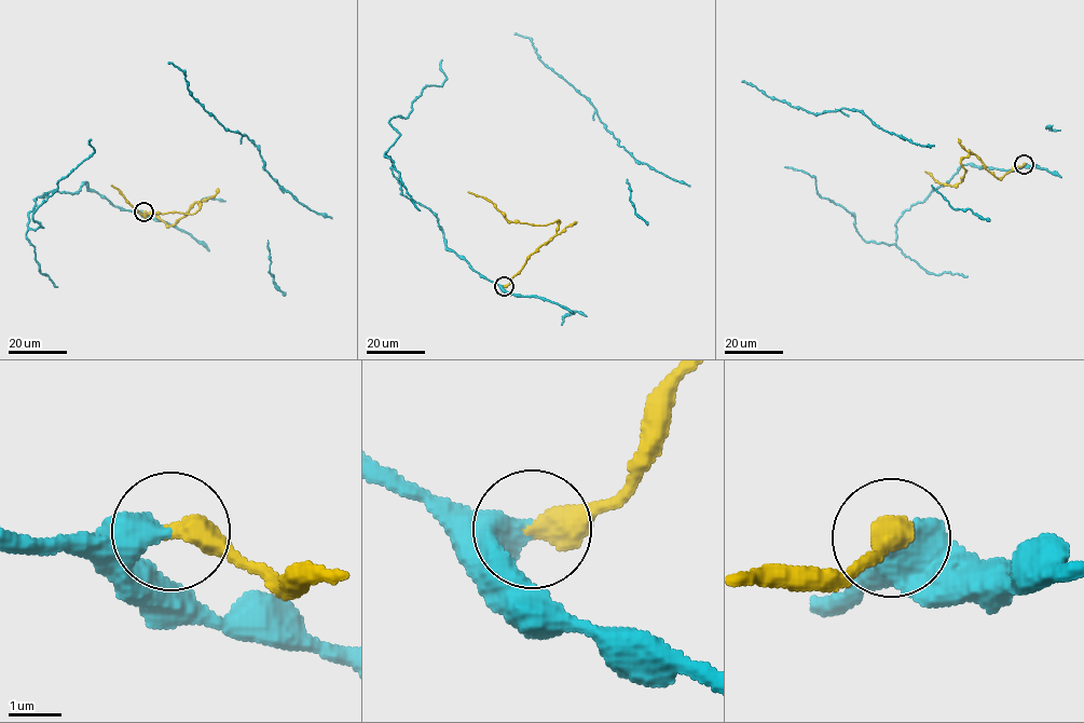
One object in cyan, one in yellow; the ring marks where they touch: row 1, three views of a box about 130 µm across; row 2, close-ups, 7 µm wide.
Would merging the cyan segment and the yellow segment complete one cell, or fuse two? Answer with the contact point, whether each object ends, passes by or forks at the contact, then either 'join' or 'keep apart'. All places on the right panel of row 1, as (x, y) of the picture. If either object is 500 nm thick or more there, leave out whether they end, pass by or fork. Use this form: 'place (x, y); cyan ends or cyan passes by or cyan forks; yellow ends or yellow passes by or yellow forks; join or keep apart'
place (1024, 164); cyan ends; yellow ends; keep apart

